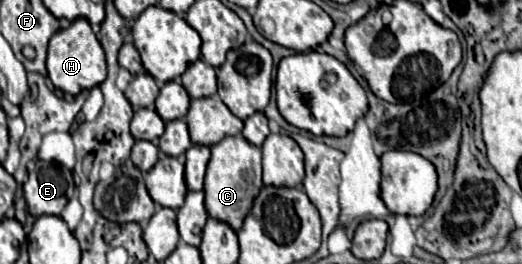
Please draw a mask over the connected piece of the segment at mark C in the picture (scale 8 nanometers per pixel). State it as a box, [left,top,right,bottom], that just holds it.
[204,135,262,231]

